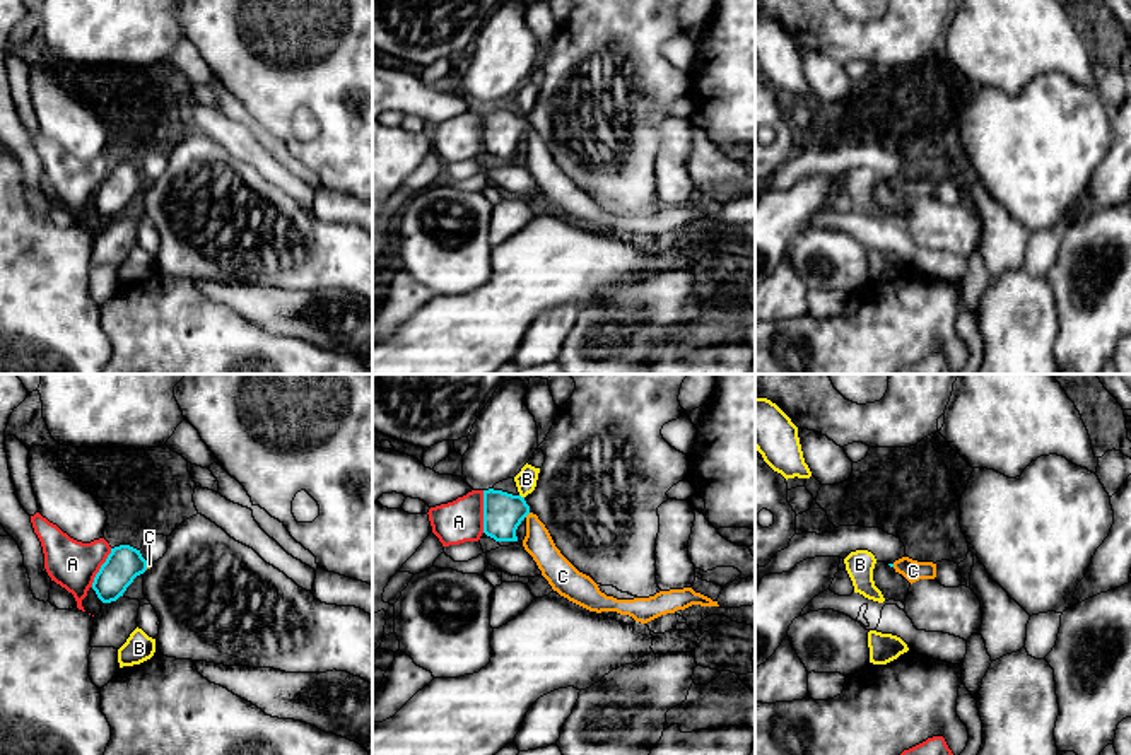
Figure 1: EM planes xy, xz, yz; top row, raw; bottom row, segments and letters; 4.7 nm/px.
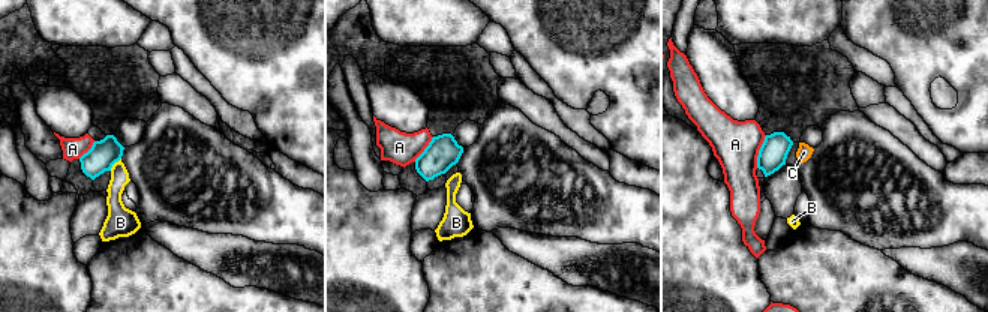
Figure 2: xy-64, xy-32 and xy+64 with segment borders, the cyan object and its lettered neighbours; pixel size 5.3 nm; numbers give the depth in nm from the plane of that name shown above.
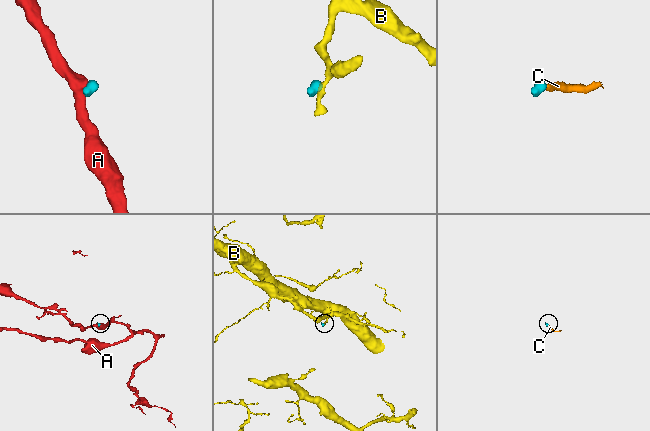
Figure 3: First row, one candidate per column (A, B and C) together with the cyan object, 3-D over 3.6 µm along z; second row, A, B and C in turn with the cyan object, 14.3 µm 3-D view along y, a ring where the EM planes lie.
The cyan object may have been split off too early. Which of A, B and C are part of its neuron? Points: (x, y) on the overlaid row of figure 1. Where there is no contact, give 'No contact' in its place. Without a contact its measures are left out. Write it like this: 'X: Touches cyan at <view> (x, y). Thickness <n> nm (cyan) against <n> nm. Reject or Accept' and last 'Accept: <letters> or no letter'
A: Touches cyan at xz (484, 511). Thickness 190 nm (cyan) against 200 nm. Reject
B: Touches cyan at xz (520, 496). Thickness 190 nm (cyan) against 100 nm. Reject
C: Touches cyan at xz (527, 515). Thickness 190 nm (cyan) against 140 nm. Accept
Accept: C

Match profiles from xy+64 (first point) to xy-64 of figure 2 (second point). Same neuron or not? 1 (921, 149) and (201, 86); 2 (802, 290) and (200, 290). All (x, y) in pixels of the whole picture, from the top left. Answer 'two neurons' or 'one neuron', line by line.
1: two neurons
2: one neuron

